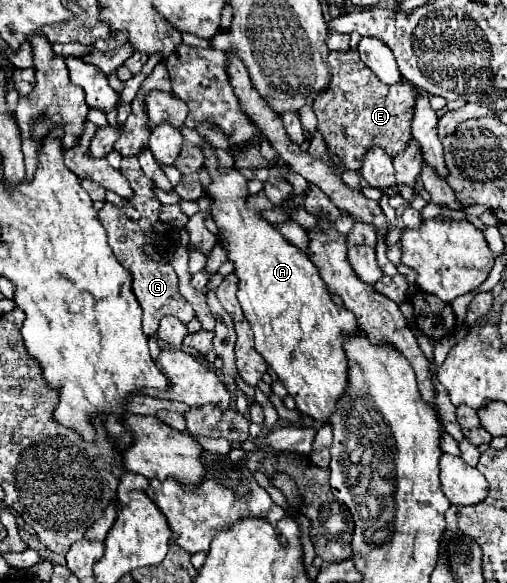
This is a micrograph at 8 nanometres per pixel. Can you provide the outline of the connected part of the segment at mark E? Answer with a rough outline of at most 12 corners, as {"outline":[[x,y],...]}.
{"outline":[[330,53],[318,131],[346,169],[412,139],[416,89]]}

